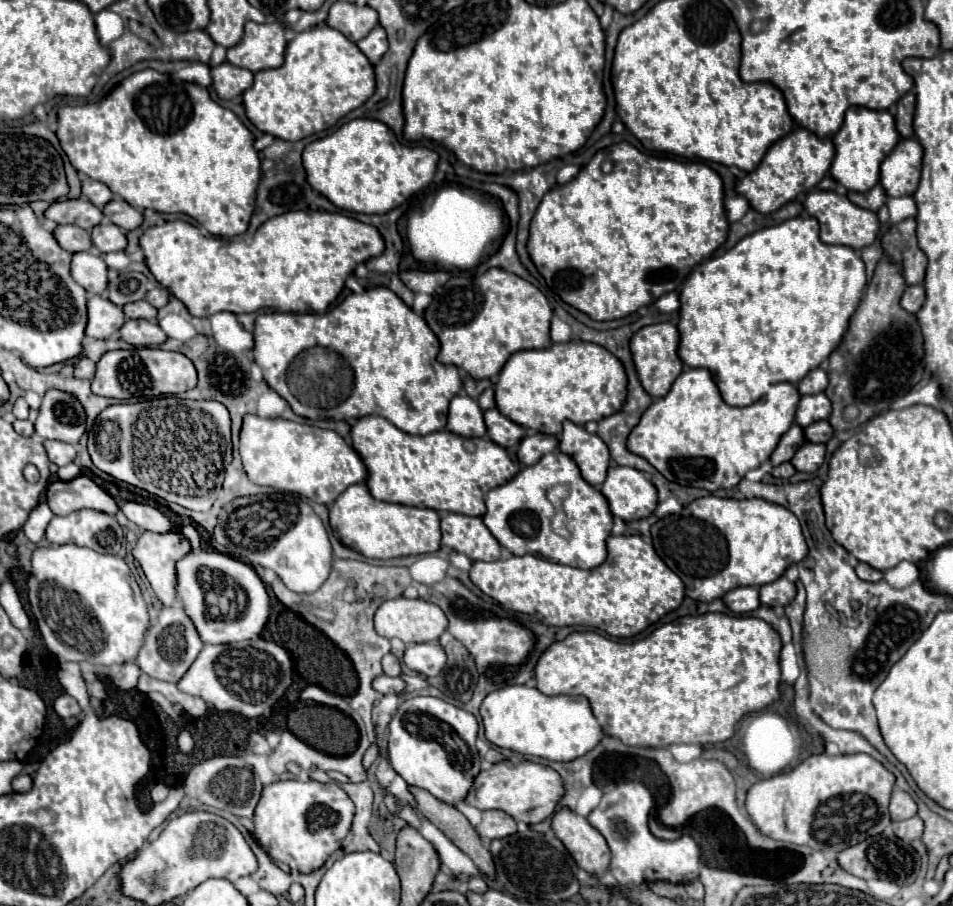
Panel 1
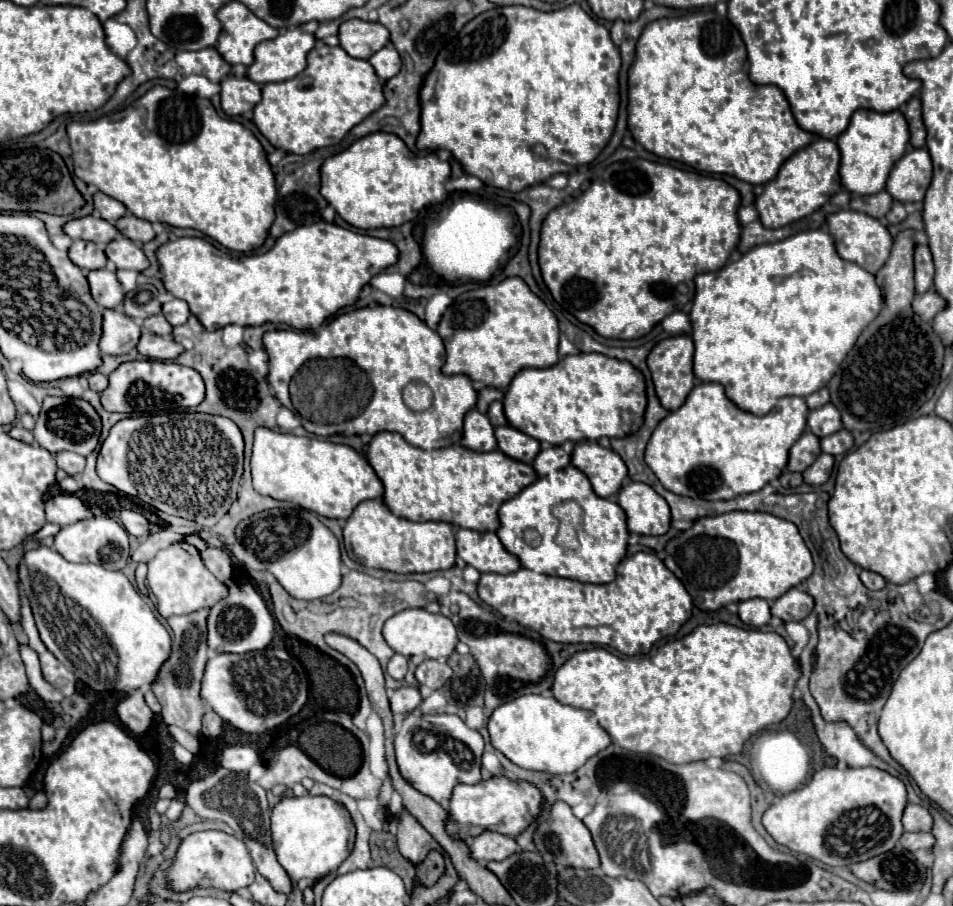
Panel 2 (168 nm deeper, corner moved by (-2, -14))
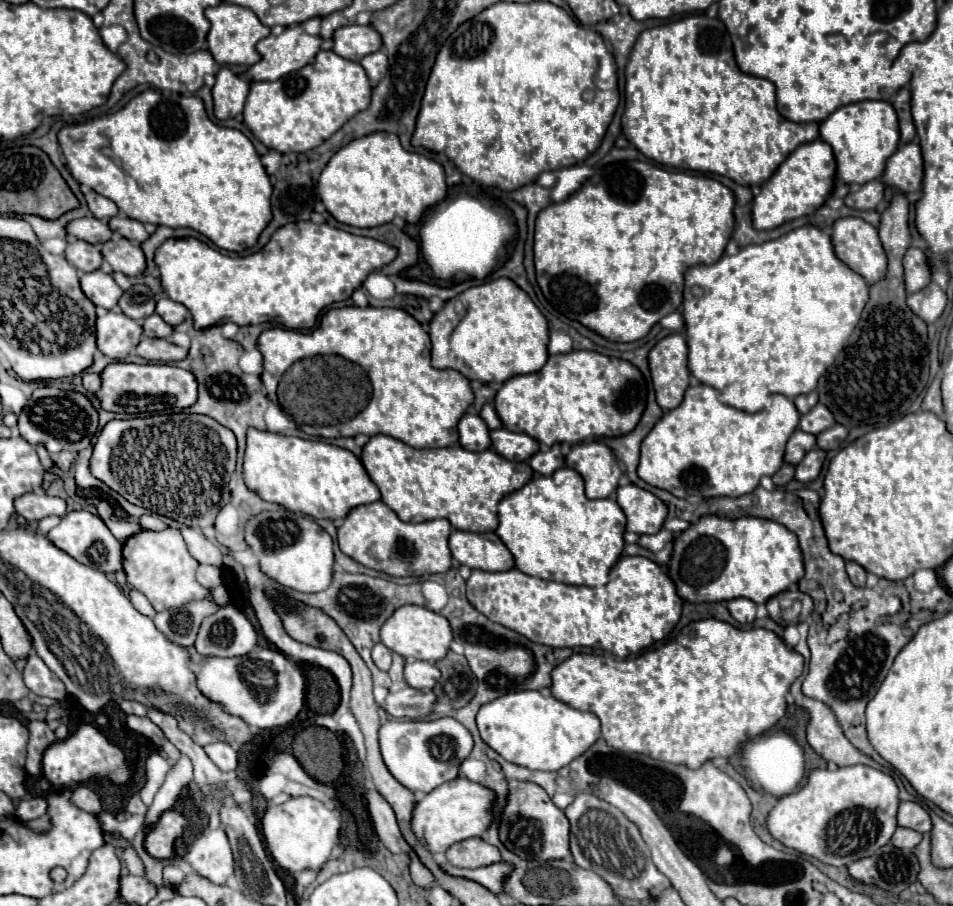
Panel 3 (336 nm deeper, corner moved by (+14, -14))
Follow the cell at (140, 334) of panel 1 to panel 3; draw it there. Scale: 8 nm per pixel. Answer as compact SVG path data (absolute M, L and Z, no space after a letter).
M142 338L136 346L136 354L152 362L176 362L182 360L188 354L188 350L166 342L164 338Z

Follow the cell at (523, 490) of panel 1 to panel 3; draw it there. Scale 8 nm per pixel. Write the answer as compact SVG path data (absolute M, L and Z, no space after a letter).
M566 466L552 476L534 476L524 488L500 500L498 522L496 536L512 552L516 568L542 580L598 586L624 548L622 508L612 498L586 498L582 476Z

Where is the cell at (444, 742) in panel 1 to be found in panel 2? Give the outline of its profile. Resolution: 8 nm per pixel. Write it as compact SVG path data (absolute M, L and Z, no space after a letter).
M408 714L396 734L394 746L400 774L418 792L434 798L436 802L448 800L452 796L452 788L460 782L480 782L480 758L484 752L484 740L478 730L468 728L456 714Z

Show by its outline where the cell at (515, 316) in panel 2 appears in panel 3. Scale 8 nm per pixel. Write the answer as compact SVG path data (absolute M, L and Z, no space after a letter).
M496 278L480 286L472 286L458 294L458 308L464 308L464 314L456 310L456 300L448 300L446 306L434 314L430 322L430 340L432 340L432 366L438 370L458 370L468 380L480 382L496 382L528 372L538 372L548 360L548 324L542 312L534 306L528 294L518 288L510 278Z

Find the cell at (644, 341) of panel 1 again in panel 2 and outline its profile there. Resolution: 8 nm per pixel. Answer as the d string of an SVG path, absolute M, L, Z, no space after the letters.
M686 334L662 340L660 344L654 346L654 350L648 356L648 368L652 372L656 394L658 394L660 402L664 404L664 408L668 408L668 410L680 408L686 402L686 396L690 394L690 390L694 388L692 356L694 356L694 342Z

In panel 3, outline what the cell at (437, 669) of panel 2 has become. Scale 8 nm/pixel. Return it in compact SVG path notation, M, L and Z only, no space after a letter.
M410 660L404 666L404 678L412 688L430 690L436 684L436 680L440 678L440 670L432 662Z

